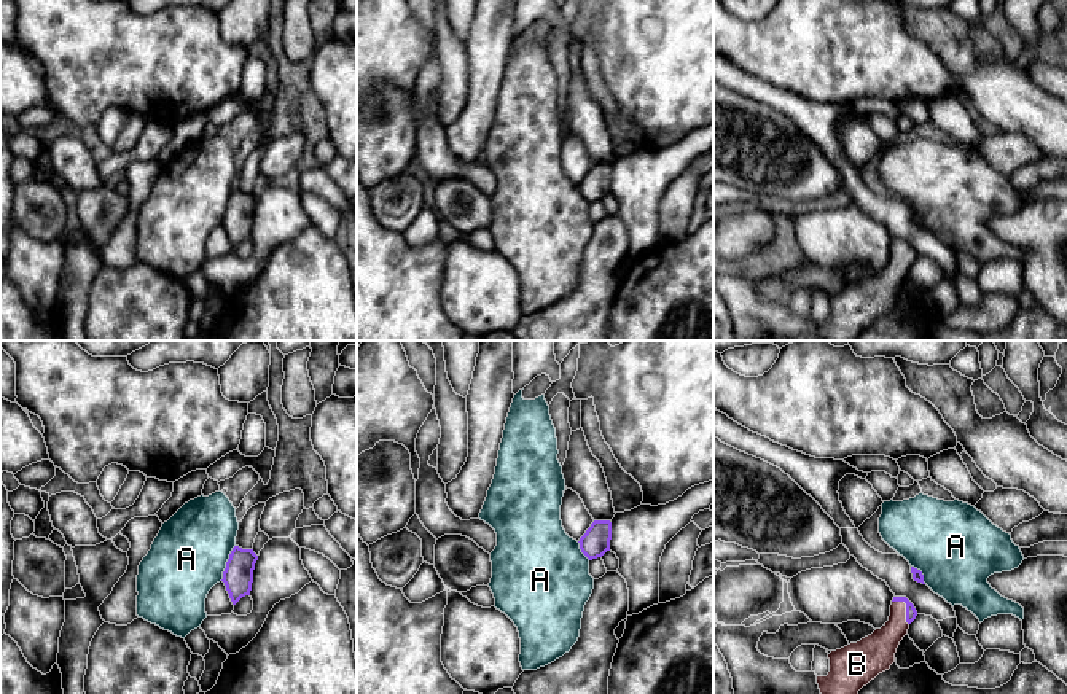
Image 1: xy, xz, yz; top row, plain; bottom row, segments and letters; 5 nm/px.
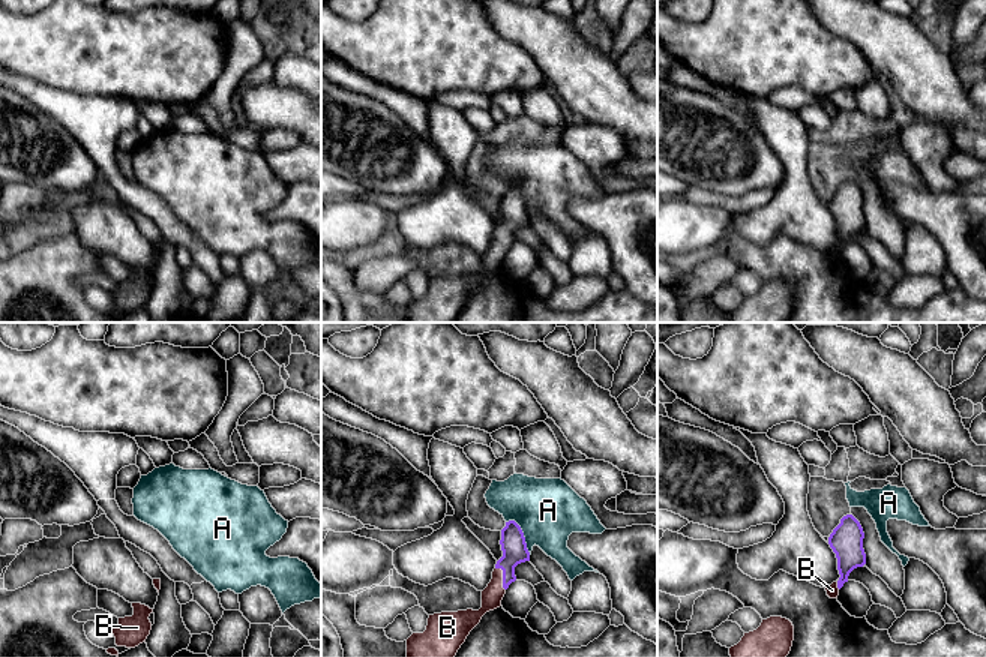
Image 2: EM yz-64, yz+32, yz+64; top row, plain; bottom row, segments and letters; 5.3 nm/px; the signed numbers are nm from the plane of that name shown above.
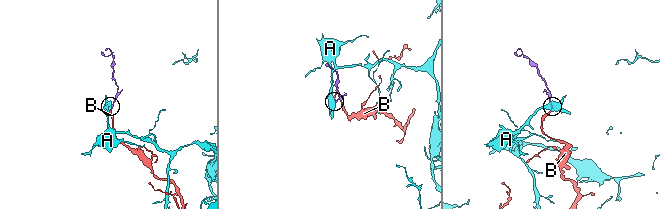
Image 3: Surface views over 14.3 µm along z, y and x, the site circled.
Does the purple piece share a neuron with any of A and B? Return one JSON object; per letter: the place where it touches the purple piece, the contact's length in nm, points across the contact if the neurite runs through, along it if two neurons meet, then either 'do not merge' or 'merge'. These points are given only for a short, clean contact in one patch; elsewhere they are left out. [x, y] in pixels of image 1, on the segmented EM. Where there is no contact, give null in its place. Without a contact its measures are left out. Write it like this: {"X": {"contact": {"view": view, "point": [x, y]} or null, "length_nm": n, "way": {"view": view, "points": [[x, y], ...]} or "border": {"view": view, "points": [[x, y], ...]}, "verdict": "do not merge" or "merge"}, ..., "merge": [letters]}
{"A": {"contact": {"view": "xy", "point": [226, 562]}, "length_nm": 200, "border": {"view": "xy", "points": [[234, 545], [220, 580]]}, "verdict": "do not merge"}, "B": {"contact": {"view": "yz", "point": [906, 608]}, "length_nm": 150, "way": {"view": "yz", "points": [[911, 613], [906, 608], [897, 627], [879, 648]]}, "verdict": "merge"}, "merge": ["B"]}

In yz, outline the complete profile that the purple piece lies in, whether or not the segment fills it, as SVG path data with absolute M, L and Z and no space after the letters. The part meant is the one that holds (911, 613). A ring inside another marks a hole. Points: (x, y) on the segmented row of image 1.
M893 597L889 621L881 629L828 654L830 672L817 676L820 694L858 694L879 673L889 670L916 616L917 611L906 597Z

